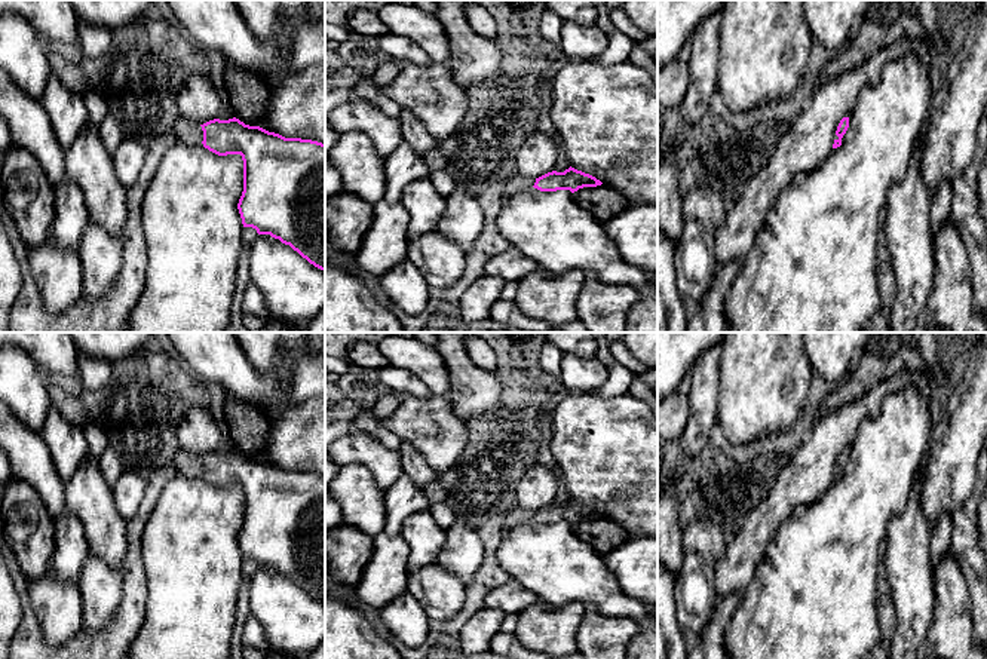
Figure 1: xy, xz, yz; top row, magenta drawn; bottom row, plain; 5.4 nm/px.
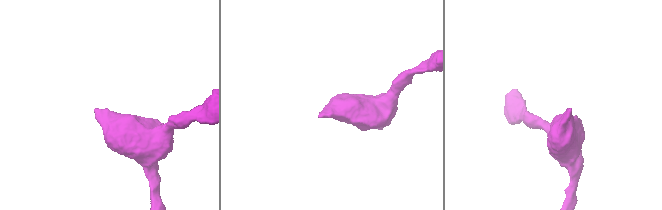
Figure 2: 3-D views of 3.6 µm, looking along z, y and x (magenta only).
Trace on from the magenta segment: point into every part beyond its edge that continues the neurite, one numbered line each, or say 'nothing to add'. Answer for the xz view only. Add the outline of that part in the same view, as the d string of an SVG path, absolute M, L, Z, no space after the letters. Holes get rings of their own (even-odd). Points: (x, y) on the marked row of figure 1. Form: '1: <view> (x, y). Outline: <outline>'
1: xz (517, 183). Outline: M515 174L512 178L509 178L505 183L503 187L503 197L514 194L515 191L533 187L536 183L536 178L528 178L528 177L521 177L518 174Z

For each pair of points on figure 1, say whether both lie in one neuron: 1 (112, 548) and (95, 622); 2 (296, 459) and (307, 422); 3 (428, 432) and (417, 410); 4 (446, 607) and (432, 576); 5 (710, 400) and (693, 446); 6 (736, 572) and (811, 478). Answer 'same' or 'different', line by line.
1: different
2: same
3: same
4: same
5: same
6: same

